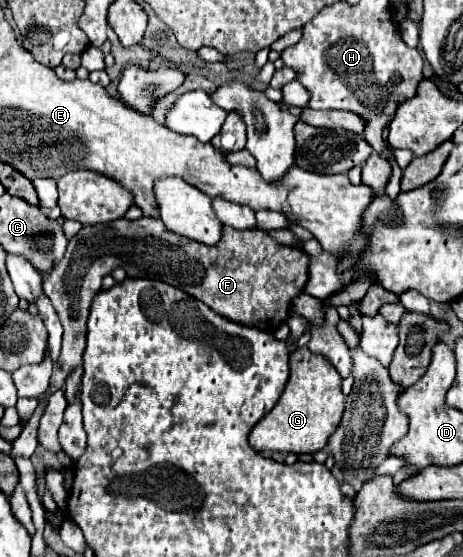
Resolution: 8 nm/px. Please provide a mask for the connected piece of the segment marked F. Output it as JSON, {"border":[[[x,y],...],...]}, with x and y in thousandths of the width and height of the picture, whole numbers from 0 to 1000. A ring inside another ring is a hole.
{"border":[[[337,390],[302,393],[251,393],[246,400],[177,408],[164,425],[151,429],[138,465],[95,504],[95,526],[108,533],[130,580],[138,587],[134,630],[108,695],[95,706],[104,716],[117,702],[134,698],[151,666],[177,655],[177,634],[186,623],[186,573],[194,544],[216,522],[216,501],[238,494],[251,479],[268,479],[276,497],[315,497],[354,504],[441,540],[458,558],[523,583],[540,583],[579,598],[592,598],[626,566],[631,537],[657,522],[665,504],[670,458],[648,443],[618,443],[583,429],[566,411],[514,415],[479,408],[471,440],[441,440],[419,429],[363,415]]]}

